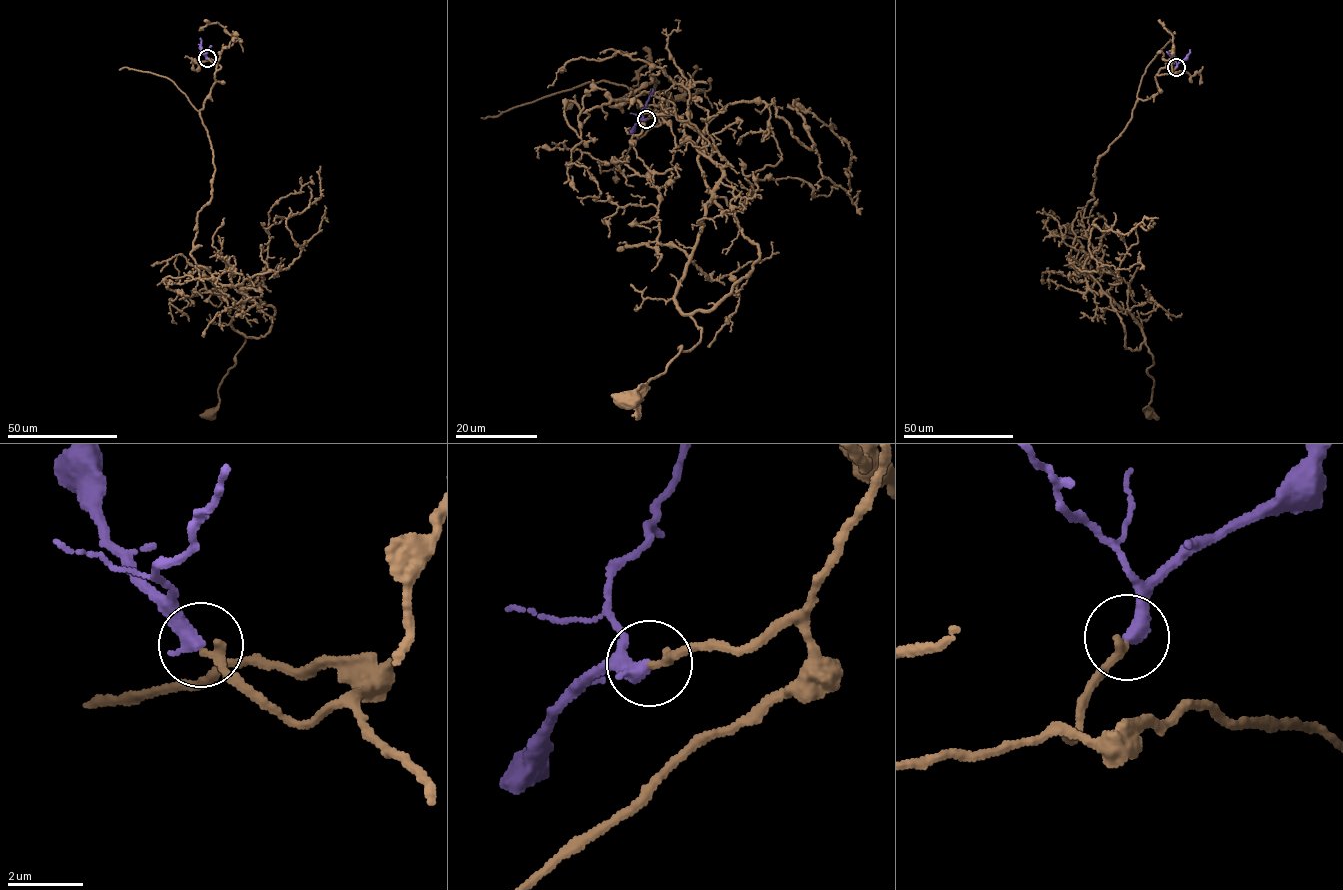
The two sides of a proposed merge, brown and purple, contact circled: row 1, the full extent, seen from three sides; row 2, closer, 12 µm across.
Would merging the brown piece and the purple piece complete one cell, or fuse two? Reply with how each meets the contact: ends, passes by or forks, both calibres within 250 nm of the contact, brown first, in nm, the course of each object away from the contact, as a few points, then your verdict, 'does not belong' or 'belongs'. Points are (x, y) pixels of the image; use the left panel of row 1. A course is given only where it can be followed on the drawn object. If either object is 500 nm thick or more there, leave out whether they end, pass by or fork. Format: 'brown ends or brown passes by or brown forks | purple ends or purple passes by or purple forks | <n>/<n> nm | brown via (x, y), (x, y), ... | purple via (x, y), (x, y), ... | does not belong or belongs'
brown ends | purple ends | 240/440 nm | brown via (207, 58), (221, 66), (200, 110), (215, 170), (190, 254), (253, 299), (232, 318), (245, 340), (210, 415) | purple via (207, 58), (201, 50), (200, 38) | does not belong

